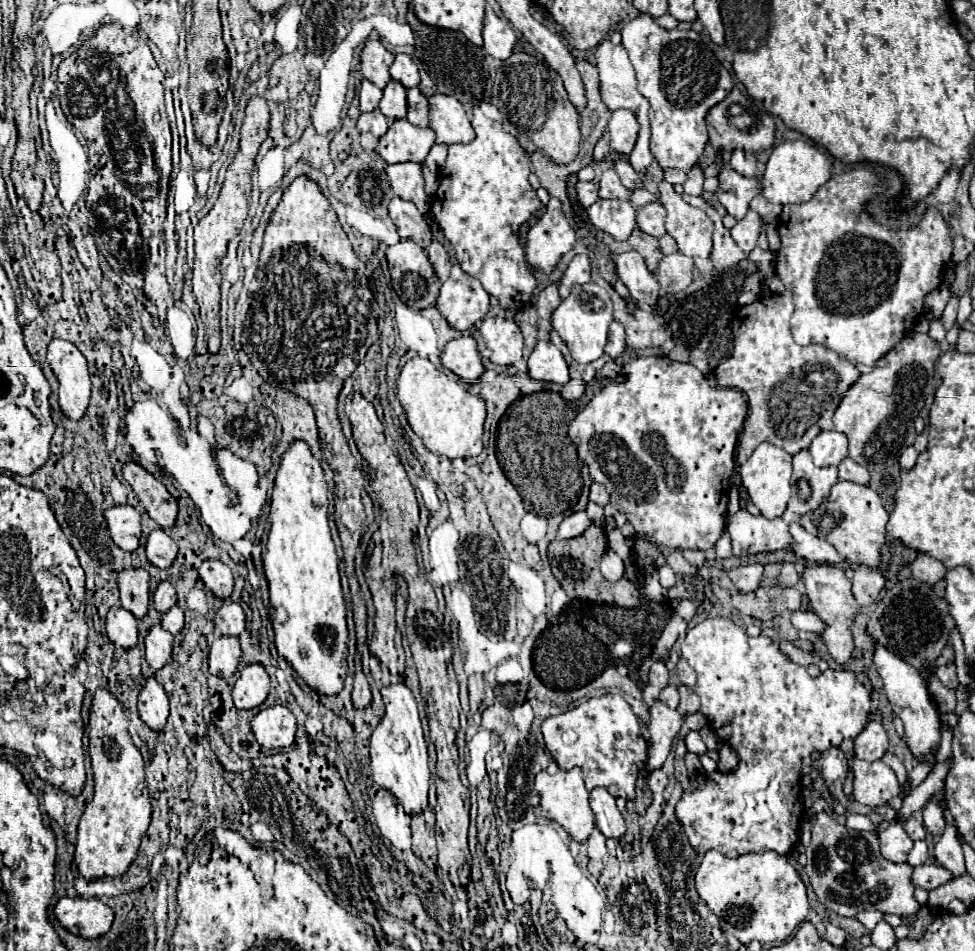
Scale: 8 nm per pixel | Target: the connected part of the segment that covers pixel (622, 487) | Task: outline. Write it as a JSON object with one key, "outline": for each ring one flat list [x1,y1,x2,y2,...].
{"outline":[[636,357,622,367,622,373,626,377,622,383,602,387,570,421,568,437,588,465,592,481,606,487,610,503,626,513,640,535,666,549,712,549,726,525,728,479,735,469,736,441,748,411,744,395,738,389,712,387,694,365,668,357]]}

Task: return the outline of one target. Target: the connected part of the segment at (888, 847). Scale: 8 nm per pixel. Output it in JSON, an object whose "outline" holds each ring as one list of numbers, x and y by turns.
{"outline":[[898,821,890,823,884,831,878,833,878,839,880,839,880,849,884,859,894,863,906,861,906,855,912,849,912,839,906,835,902,823]]}

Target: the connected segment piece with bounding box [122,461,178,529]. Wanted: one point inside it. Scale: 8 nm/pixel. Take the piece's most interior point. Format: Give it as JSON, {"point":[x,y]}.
{"point":[161,506]}

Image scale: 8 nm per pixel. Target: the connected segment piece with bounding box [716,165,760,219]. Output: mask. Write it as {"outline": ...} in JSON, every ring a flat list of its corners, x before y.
{"outline":[[724,165,722,173,718,177,722,181,720,191,716,193,718,201,726,207,726,211,730,215,734,215,736,219,742,219,748,213,750,201,760,193,758,181,738,175,736,171,730,169,730,165]]}

